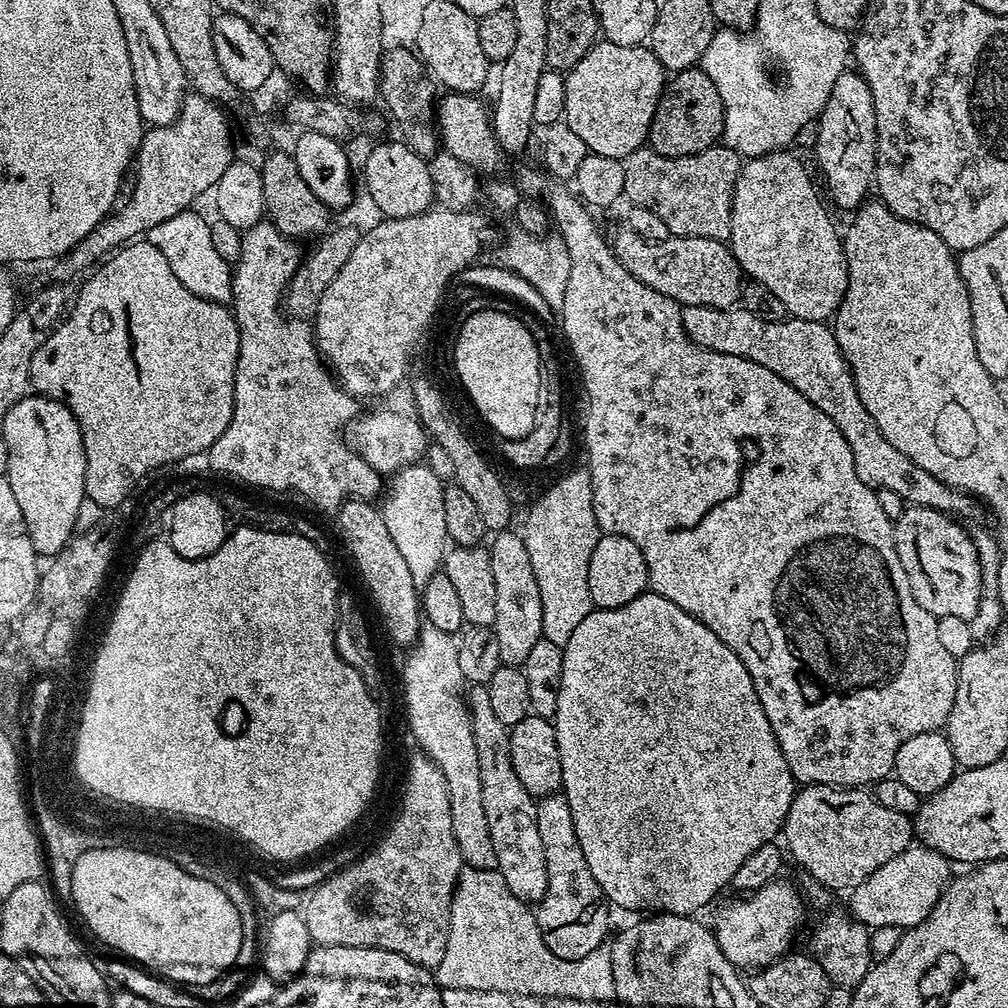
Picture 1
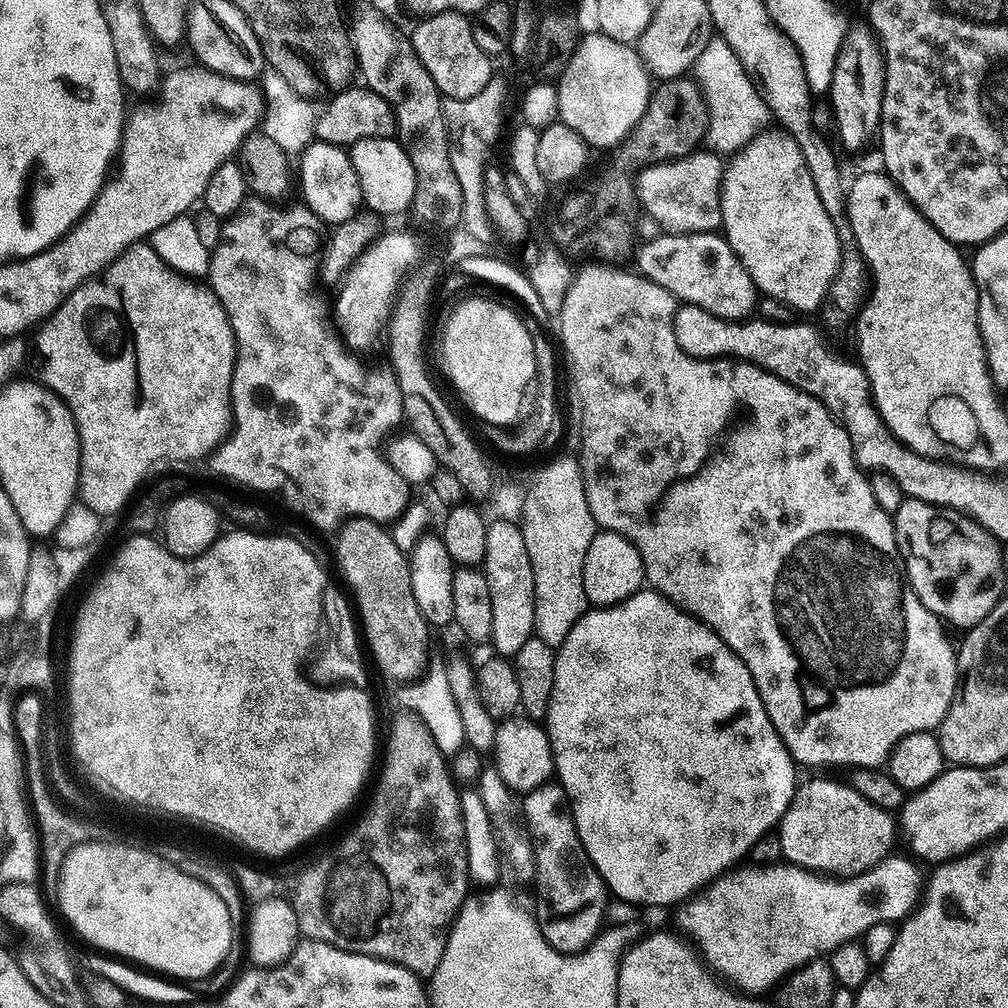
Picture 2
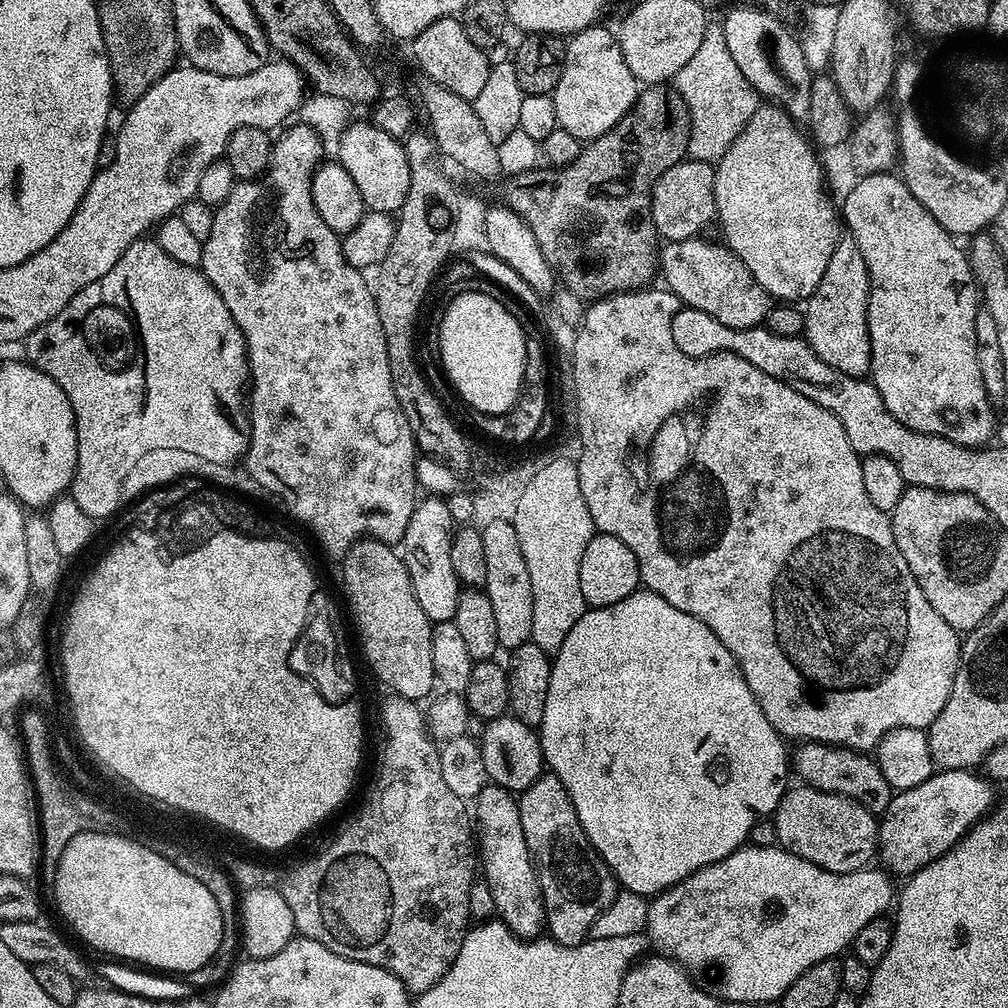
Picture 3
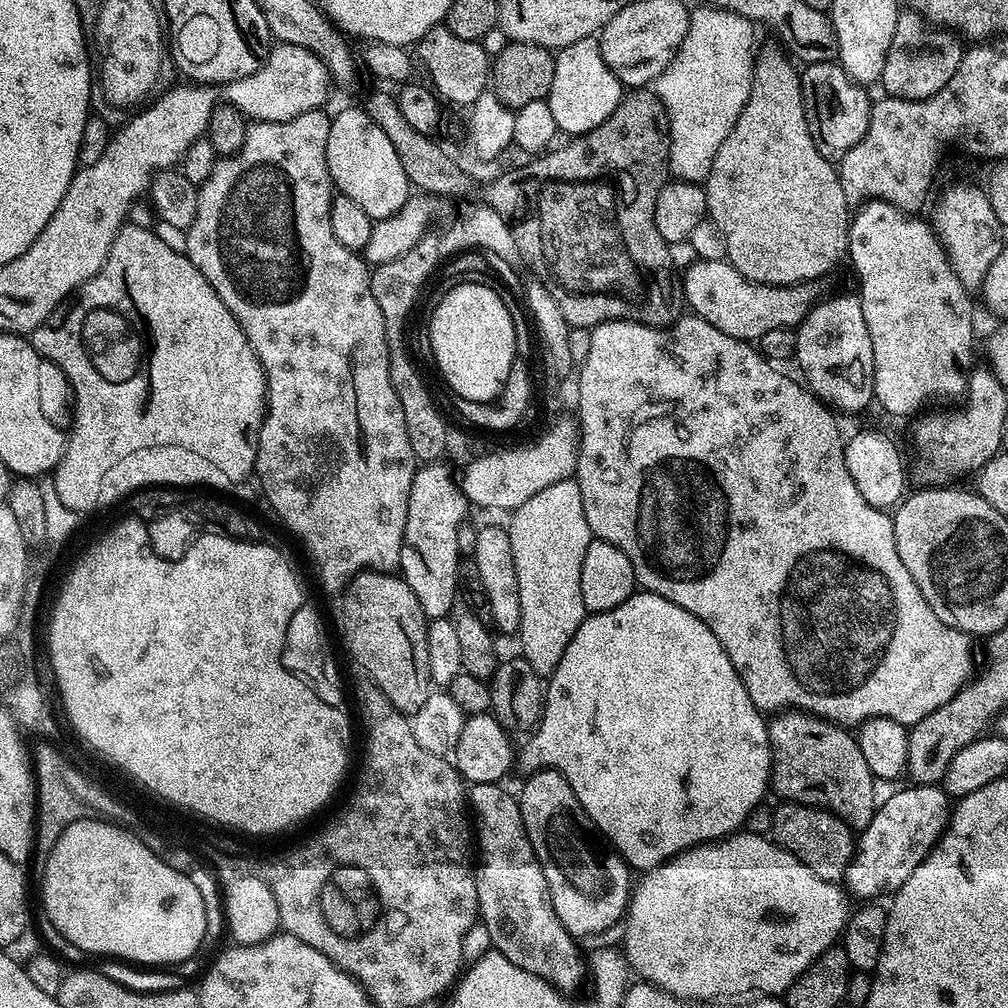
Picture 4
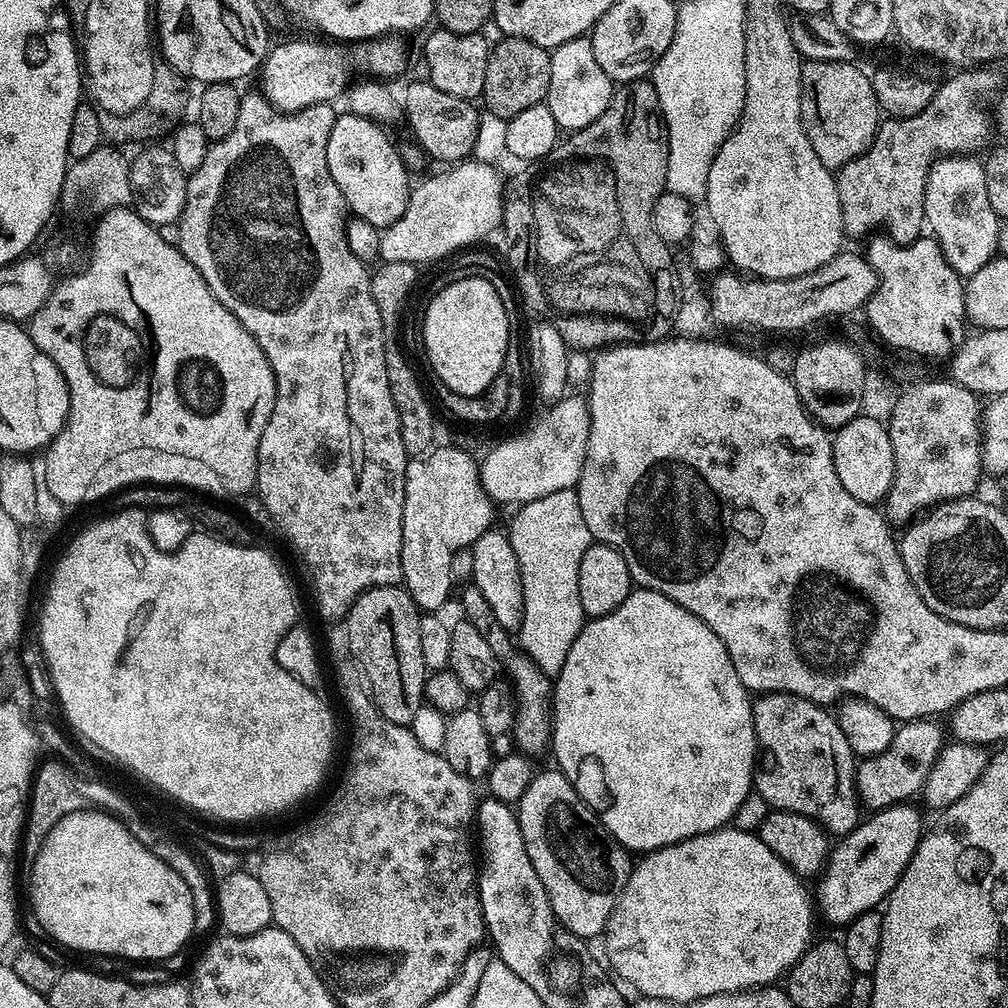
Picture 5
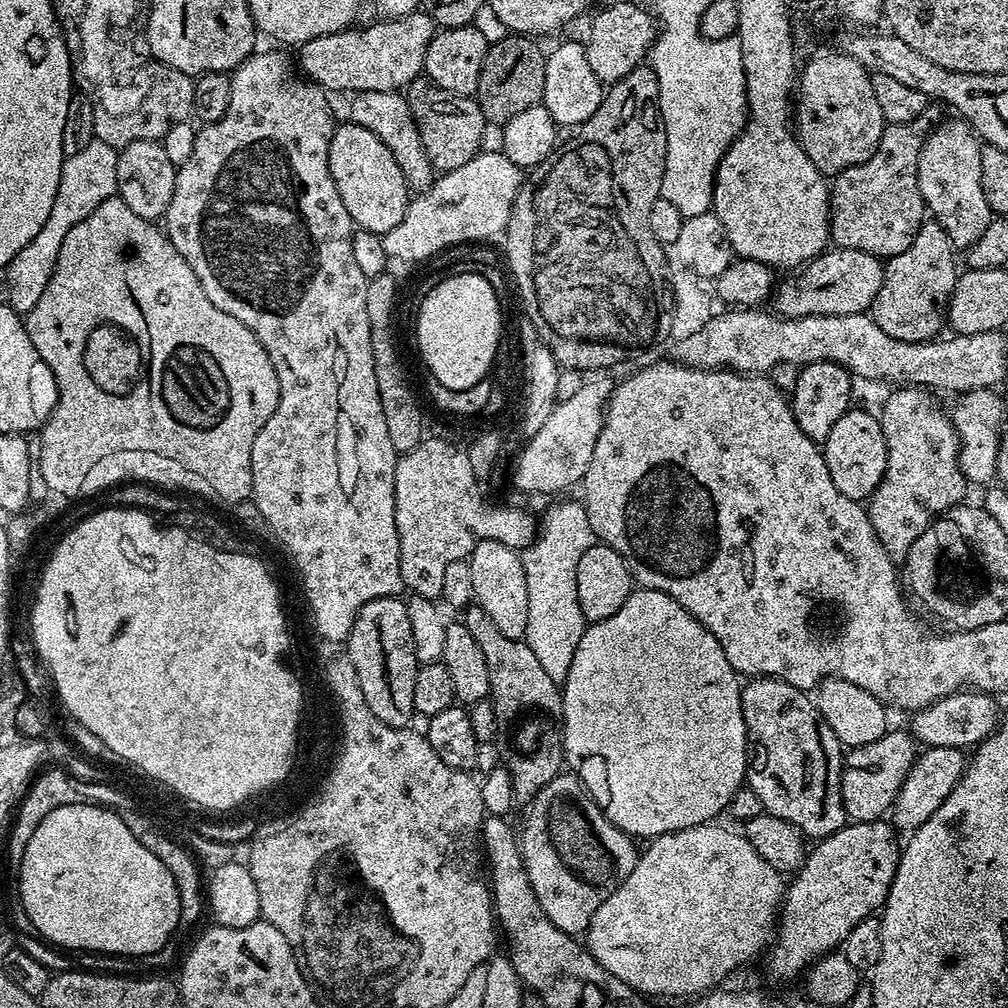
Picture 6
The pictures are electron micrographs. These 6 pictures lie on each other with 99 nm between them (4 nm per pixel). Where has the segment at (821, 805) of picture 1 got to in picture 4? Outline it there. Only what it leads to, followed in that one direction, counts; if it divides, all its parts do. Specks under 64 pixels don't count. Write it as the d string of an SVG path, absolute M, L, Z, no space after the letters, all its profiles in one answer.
M780 802L780 805L775 805L771 835L775 843L810 866L810 870L814 870L814 874L823 880L843 881L844 871L850 866L852 855L856 852L857 837L852 827L825 808L815 808L809 804Z

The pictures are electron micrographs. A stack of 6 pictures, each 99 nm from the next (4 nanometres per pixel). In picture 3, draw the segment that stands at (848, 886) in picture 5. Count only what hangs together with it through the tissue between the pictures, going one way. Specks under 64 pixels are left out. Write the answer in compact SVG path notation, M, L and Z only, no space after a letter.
M940 770L926 782L897 791L893 795L888 809L882 813L882 819L878 824L878 860L885 864L883 867L893 877L913 876L918 870L925 868L931 860L937 860L942 854L949 852L968 833L968 829L988 814L994 804L991 788L993 785L981 775L978 775L979 777L972 775L976 774L968 770Z

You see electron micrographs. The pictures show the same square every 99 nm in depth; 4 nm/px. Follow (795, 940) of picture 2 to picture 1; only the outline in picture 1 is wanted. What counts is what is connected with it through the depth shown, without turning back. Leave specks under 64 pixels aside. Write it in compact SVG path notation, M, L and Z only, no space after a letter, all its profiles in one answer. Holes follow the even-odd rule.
M913 846L902 854L890 858L886 866L878 866L866 882L851 889L851 915L868 925L869 929L878 926L898 926L913 928L918 926L934 910L938 898L944 893L950 879L950 861L942 854L923 846ZM777 878L771 884L762 886L754 893L745 895L740 900L732 900L720 908L720 917L714 923L716 941L720 947L720 953L738 970L759 970L775 960L780 960L789 955L792 939L804 920L804 900L800 892L792 884L787 884L784 878Z

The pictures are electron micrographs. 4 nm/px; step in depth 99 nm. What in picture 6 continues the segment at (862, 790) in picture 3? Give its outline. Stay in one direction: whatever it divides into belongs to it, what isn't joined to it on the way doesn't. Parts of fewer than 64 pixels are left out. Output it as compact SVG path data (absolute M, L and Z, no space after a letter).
M776 676L751 677L741 687L740 697L750 745L746 784L762 798L765 813L790 822L812 842L842 830L846 817L840 779L846 752L820 716L815 699Z

